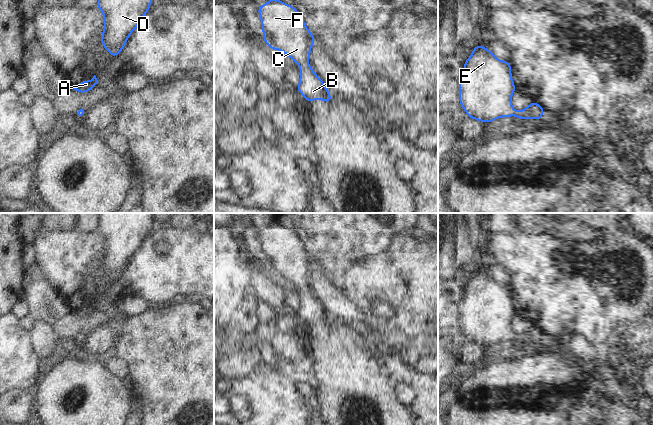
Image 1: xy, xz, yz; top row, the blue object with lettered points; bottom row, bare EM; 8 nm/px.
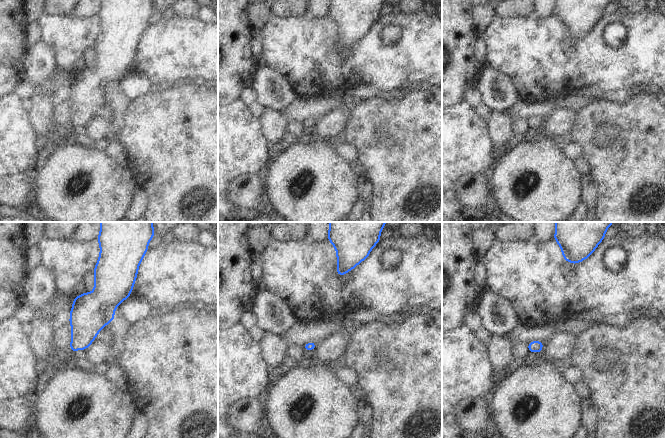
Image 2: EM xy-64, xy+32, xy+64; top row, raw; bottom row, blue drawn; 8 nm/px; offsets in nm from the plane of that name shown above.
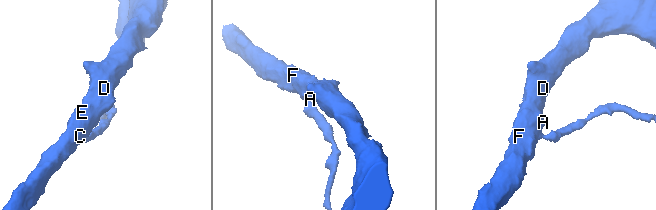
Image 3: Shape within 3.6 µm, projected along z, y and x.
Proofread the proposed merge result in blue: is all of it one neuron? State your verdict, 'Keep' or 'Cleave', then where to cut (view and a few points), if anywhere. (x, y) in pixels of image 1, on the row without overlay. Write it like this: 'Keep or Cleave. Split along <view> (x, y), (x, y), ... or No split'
Keep. No split.

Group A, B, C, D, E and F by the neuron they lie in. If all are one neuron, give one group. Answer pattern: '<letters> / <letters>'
A B C D E F

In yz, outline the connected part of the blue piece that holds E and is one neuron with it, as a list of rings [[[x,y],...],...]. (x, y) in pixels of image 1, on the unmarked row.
[[[482,268],[476,270],[469,283],[464,286],[464,298],[459,306],[459,325],[468,341],[482,346],[492,346],[499,341],[509,341],[512,339],[520,343],[541,343],[545,333],[534,325],[521,335],[513,333],[511,322],[515,314],[516,311],[512,305],[510,287],[498,284]]]

